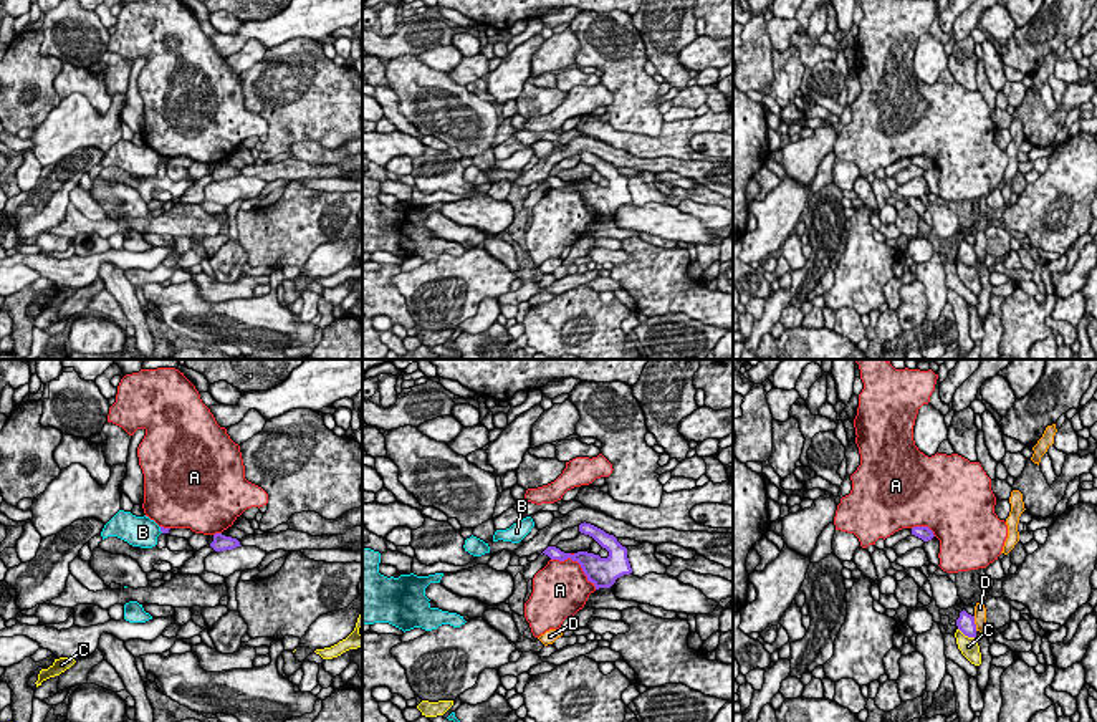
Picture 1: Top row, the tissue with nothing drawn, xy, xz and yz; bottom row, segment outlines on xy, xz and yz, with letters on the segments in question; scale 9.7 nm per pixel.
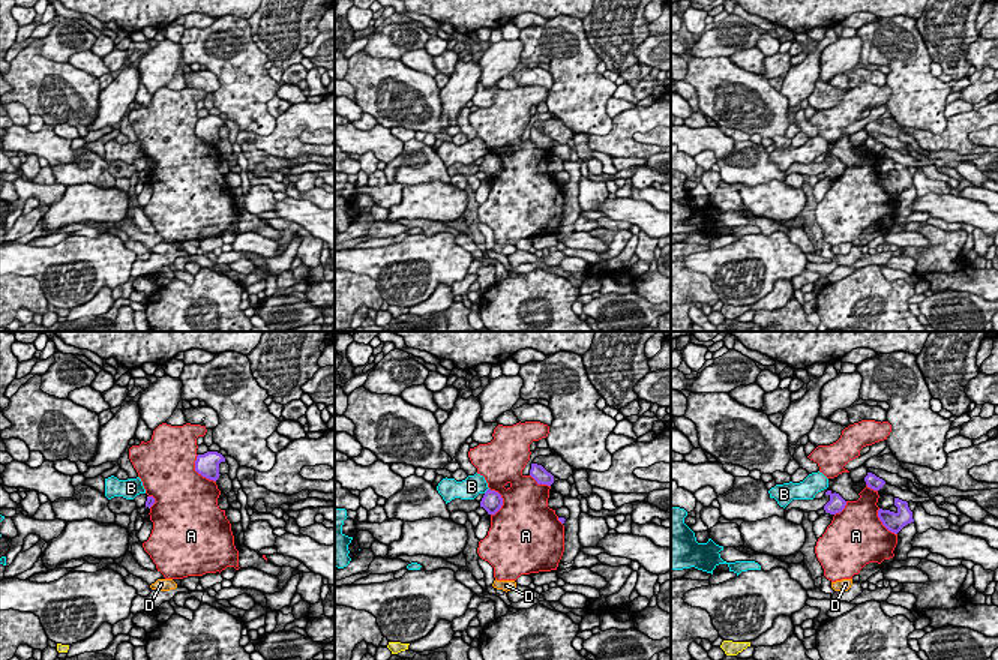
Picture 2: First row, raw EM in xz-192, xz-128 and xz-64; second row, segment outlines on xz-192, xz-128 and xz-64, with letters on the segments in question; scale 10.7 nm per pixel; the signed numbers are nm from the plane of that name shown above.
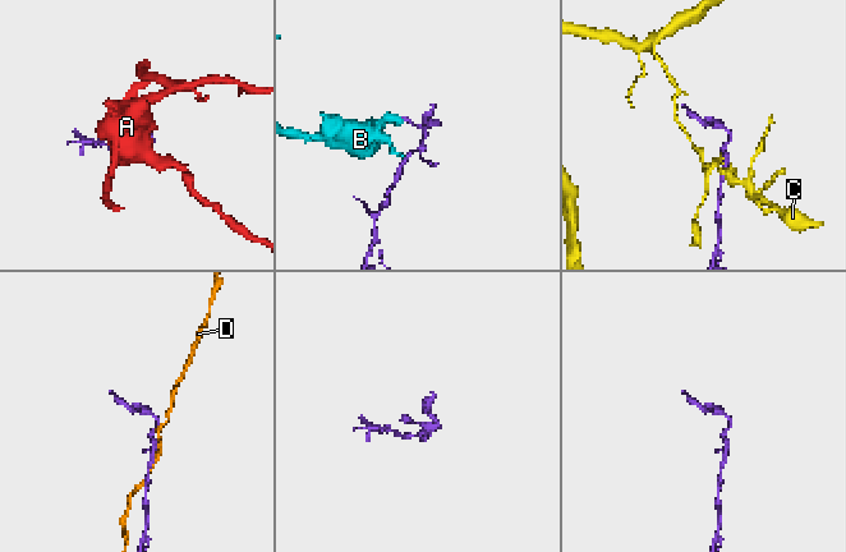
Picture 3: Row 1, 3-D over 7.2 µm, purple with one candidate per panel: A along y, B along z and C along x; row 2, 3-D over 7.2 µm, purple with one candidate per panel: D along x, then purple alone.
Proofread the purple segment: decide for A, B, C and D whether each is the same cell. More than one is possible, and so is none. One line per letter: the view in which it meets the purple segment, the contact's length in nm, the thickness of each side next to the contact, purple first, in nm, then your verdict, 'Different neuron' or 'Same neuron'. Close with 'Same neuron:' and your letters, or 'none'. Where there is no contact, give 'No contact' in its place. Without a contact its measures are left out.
A: Touches purple in xz. Shared border 550 nm. Thickness 280 nm (purple) against 420 nm. Different neuron
B: Touches purple in xy. Shared border 70 nm. Thickness 60 nm (purple) against 300 nm. Different neuron
C: Touches purple in yz. Shared border 200 nm. Thickness 170 nm (purple) against 190 nm. Different neuron
D: Touches purple in yz. Shared border 150 nm. Thickness 170 nm (purple) against 130 nm. Different neuron
Same neuron: none

